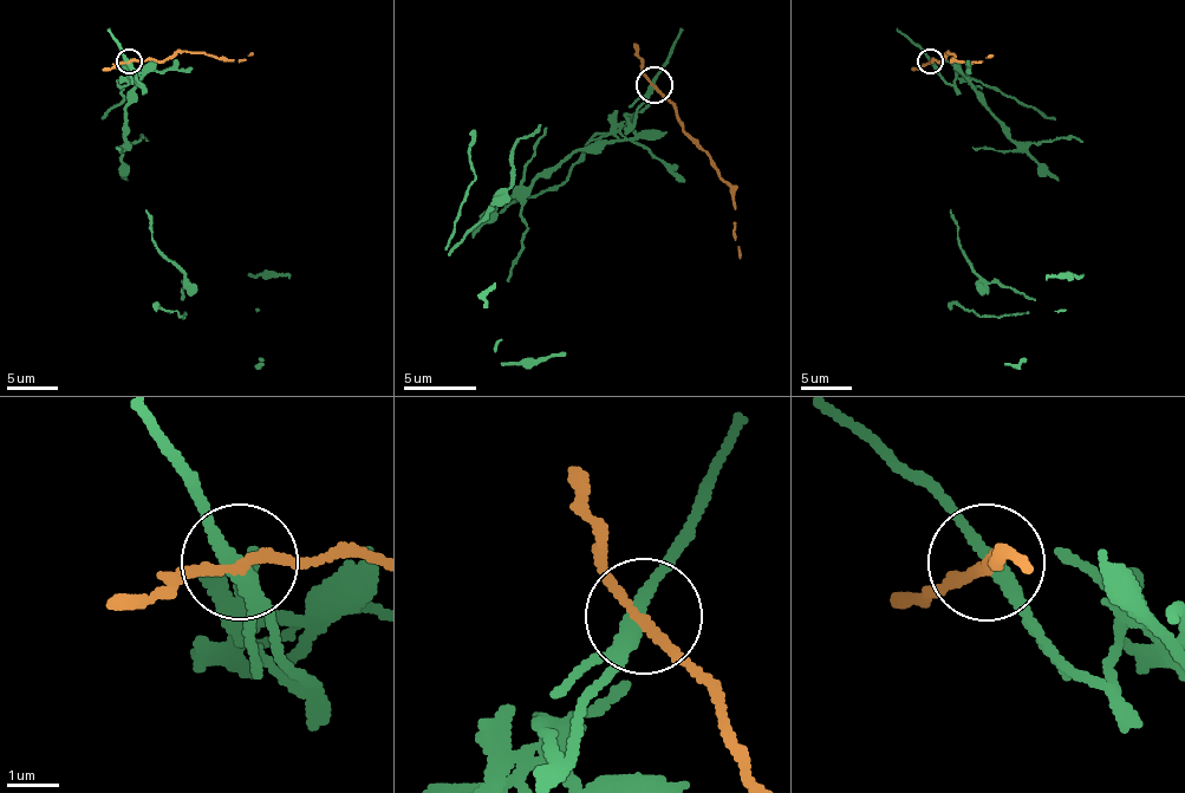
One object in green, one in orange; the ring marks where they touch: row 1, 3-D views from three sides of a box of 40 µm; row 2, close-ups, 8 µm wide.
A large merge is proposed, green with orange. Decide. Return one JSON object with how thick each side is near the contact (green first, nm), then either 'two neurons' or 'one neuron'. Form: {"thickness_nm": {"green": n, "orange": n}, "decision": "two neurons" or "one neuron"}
{"thickness_nm": {"green": 280, "orange": 170}, "decision": "two neurons"}

